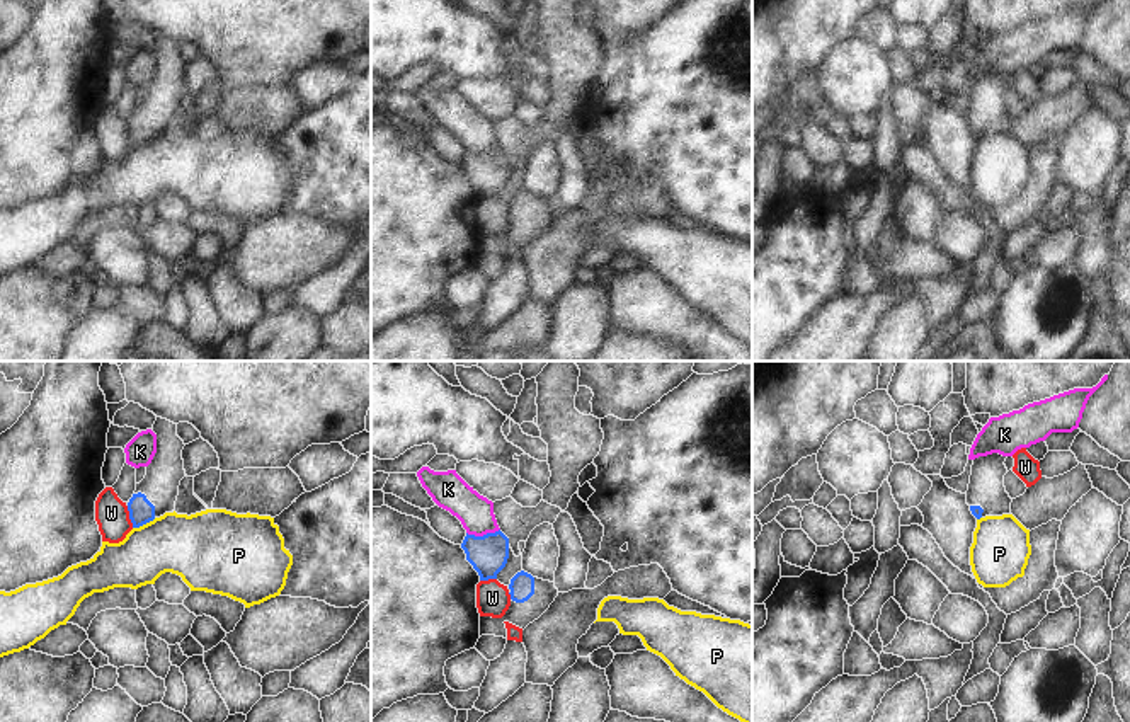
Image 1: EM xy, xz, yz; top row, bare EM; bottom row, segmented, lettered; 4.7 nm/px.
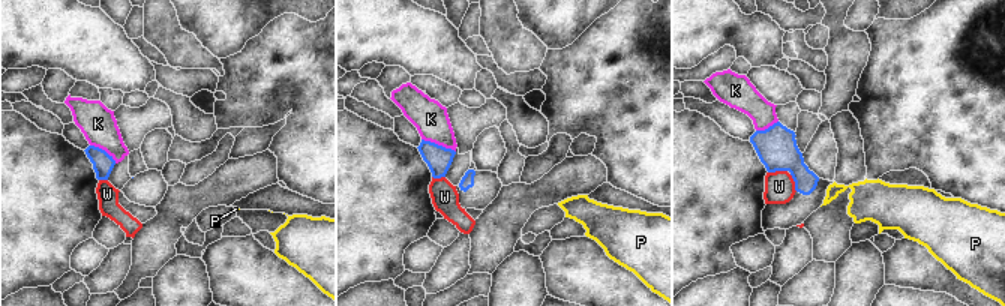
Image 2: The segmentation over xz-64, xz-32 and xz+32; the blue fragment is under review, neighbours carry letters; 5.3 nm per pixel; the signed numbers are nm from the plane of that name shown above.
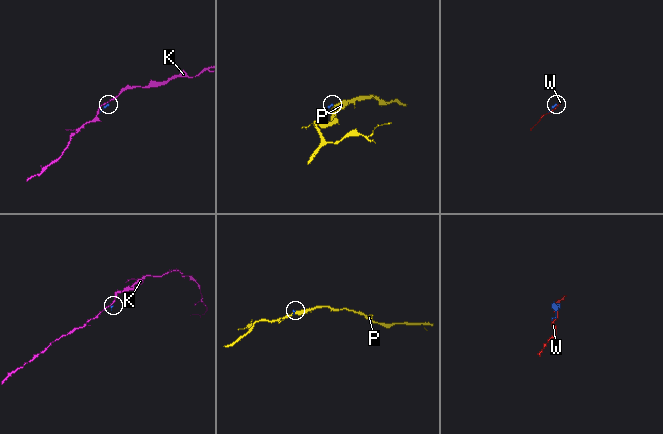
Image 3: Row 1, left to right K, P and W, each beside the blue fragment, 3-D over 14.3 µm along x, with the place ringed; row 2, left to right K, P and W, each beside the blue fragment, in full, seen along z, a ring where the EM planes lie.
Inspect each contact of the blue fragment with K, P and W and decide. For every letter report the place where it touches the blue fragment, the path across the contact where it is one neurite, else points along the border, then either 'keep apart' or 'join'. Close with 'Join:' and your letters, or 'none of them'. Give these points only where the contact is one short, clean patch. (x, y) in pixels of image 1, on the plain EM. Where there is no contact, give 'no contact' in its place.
K: xz (484, 154) | along xz (499, 147), (482, 154), (467, 152) | keep apart
P: xy (143, 142) | along xy (155, 137), (133, 147) | keep apart
W: xy (130, 135) | keep apart
Join: none of them

